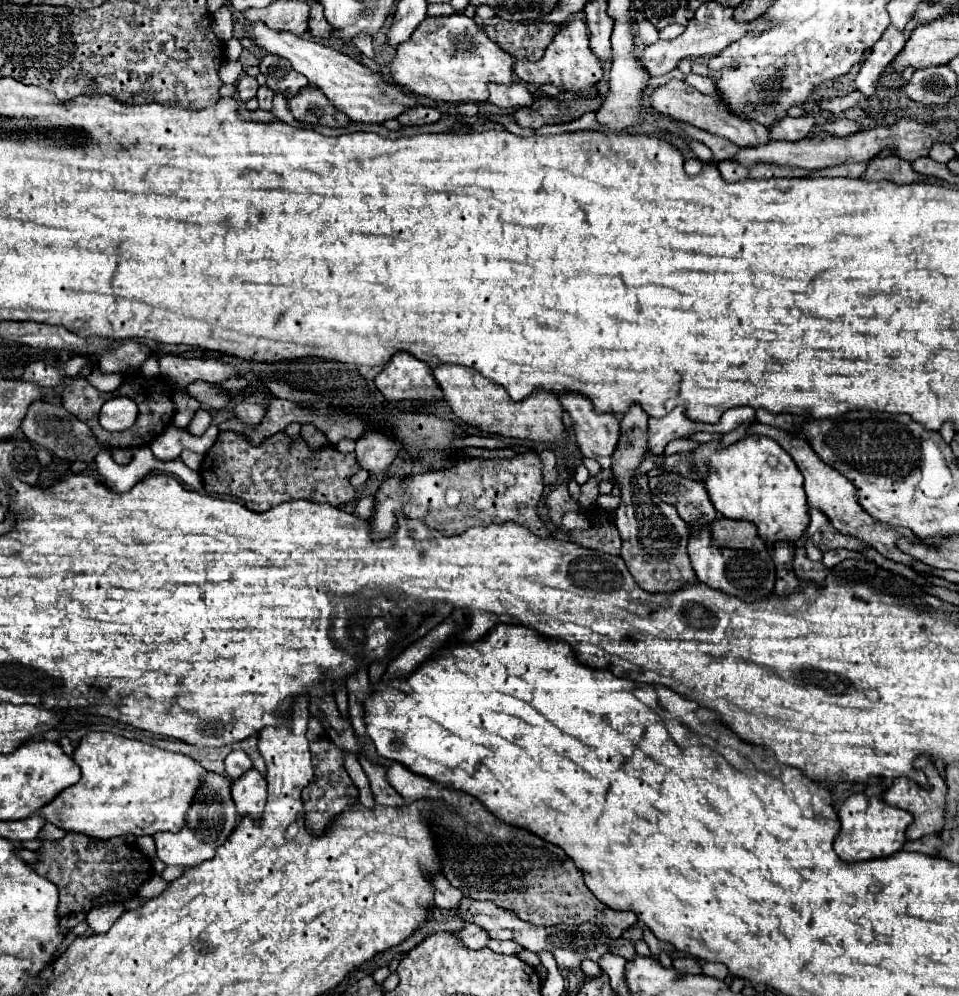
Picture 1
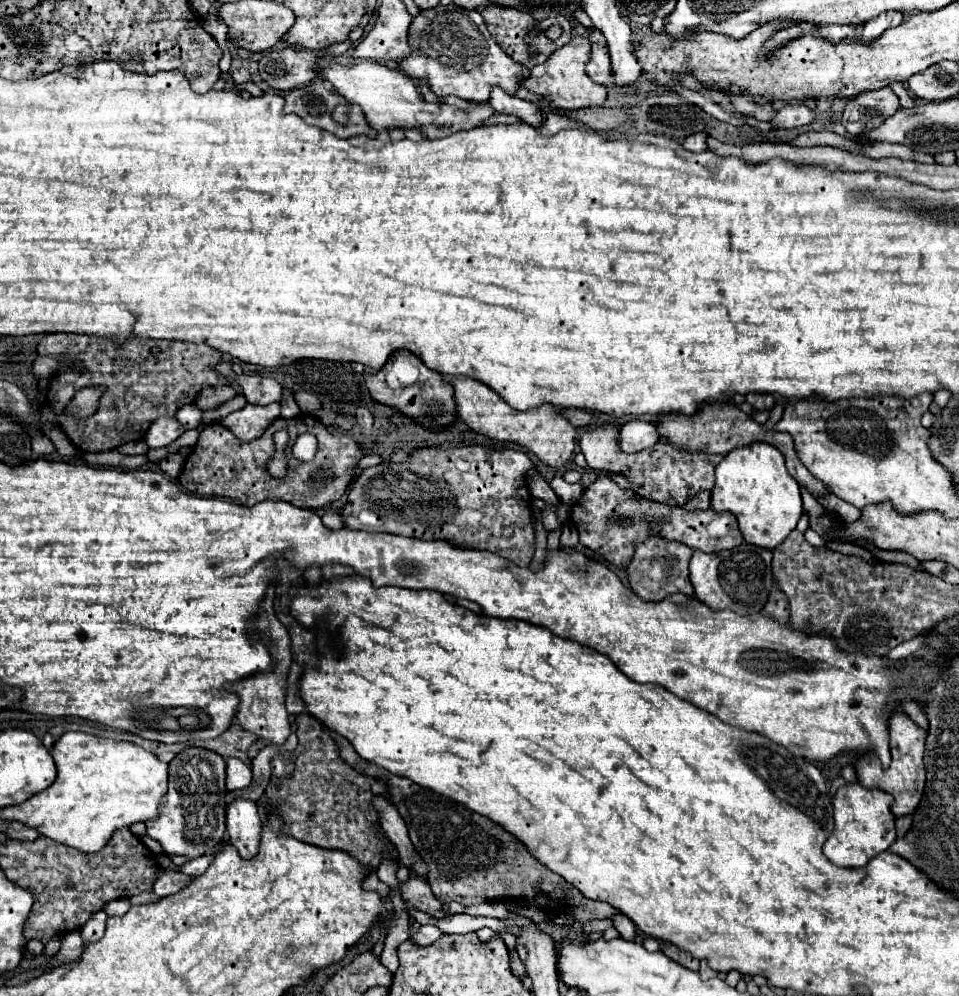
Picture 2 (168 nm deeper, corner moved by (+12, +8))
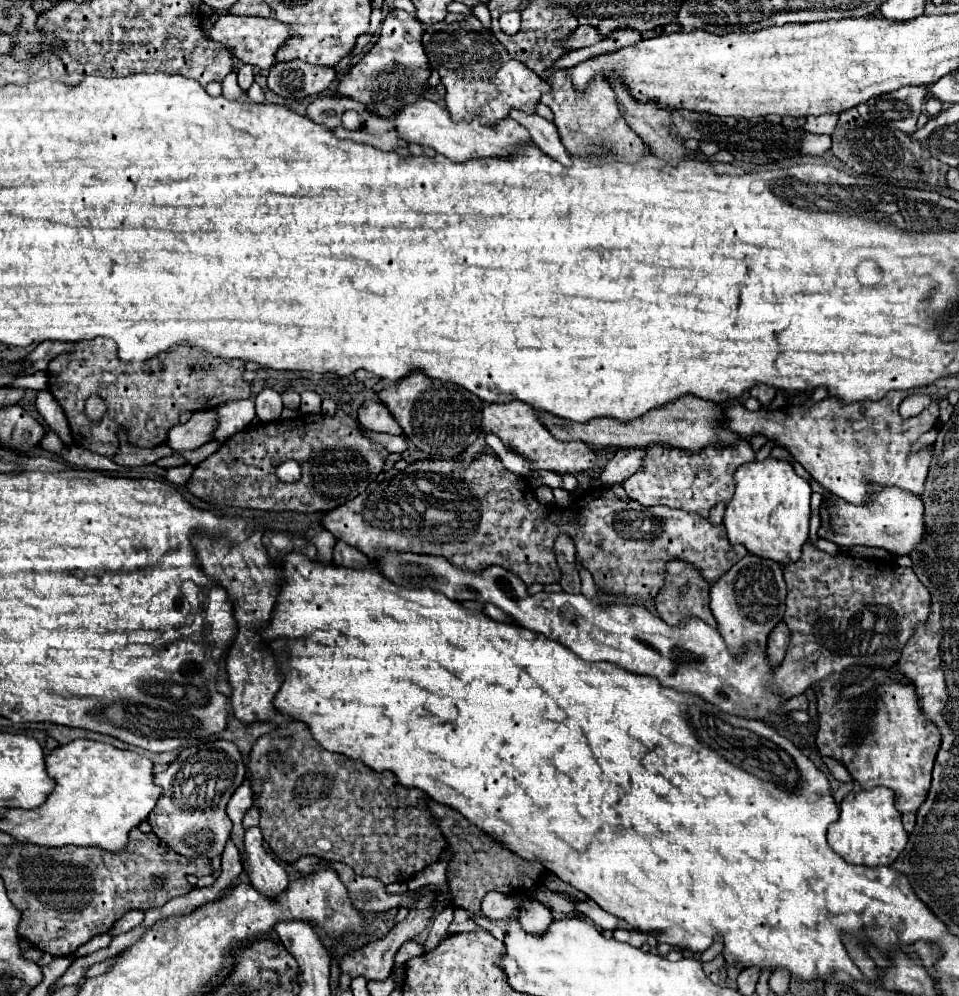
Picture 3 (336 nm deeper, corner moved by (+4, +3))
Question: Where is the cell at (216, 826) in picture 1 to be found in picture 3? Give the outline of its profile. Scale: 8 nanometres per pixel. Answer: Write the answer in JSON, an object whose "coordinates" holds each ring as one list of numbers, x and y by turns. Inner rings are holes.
{"coordinates":[[214,740,184,748,162,774,154,776,154,784,162,788,162,796,148,816,152,832,182,856,220,856,232,830,226,804,244,778,246,766,234,742]]}

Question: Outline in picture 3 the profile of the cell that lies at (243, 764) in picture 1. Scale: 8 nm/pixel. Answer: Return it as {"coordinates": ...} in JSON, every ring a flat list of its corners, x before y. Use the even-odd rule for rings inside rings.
{"coordinates":[[246,780,236,792,234,796,230,798,228,802,228,816,234,824,232,828,232,842,238,846,238,852,240,856,244,856,246,852,242,852,242,832,244,832,244,826,242,826,242,818,244,814,252,808,252,788,250,788,250,782]]}

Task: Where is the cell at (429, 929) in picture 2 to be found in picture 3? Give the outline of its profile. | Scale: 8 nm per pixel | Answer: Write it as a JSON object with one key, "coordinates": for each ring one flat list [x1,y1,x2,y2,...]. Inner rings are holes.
{"coordinates":[[406,942,398,952,396,952,396,956,394,956,394,964,396,966,402,966,402,964,406,964,410,958,416,958,416,956,420,956,424,952,424,946,422,944,416,944,416,942]]}

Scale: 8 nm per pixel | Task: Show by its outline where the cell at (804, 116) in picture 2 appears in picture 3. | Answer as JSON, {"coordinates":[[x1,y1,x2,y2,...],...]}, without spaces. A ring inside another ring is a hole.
{"coordinates":[[822,114,822,116,808,116,804,130,812,134,832,134,838,122,838,114]]}

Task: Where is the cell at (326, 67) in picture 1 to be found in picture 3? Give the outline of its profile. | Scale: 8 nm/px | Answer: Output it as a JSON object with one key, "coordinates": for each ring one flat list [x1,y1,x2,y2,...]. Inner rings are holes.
{"coordinates":[[424,98,414,102,412,106,406,106,392,120,396,122,396,130,400,138,420,144,420,146,430,146,438,154,444,154,446,158,454,162,466,162,474,158,490,158,490,156,512,156,516,146,532,144,528,130,522,128,512,118,506,118,498,122,496,126,482,126,478,120,454,122,450,118,450,112,446,112,446,108,440,108,436,102,424,100]]}

